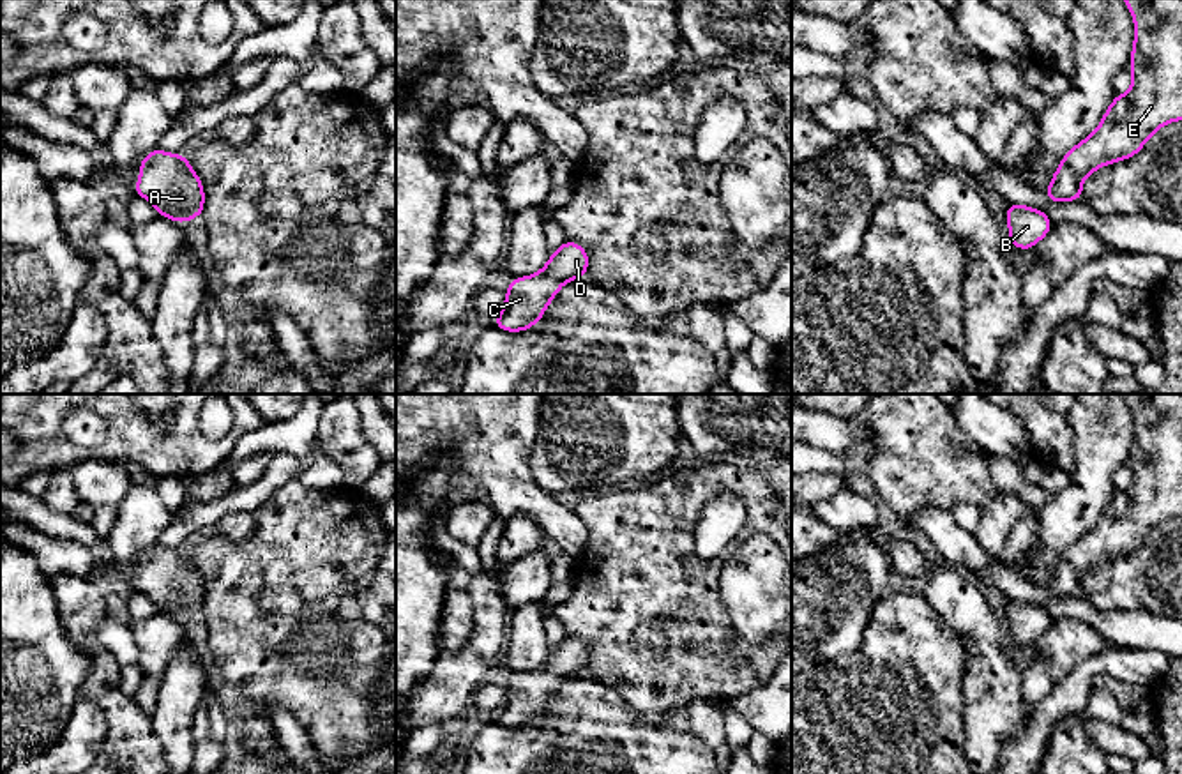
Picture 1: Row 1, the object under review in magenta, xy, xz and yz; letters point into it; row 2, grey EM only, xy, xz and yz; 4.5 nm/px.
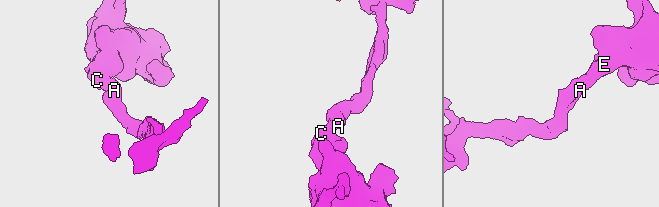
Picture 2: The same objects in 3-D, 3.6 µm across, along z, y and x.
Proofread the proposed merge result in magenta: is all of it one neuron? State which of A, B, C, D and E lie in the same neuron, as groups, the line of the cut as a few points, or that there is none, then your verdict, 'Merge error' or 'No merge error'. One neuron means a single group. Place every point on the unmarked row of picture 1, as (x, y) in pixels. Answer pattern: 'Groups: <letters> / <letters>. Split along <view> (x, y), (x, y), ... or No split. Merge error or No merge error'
Groups: A B C D E. No split. No merge error

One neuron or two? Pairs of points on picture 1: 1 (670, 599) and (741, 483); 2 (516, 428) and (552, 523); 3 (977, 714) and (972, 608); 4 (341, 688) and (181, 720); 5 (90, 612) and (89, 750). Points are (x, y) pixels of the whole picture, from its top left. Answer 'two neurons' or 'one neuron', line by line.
1: one neuron
2: one neuron
3: one neuron
4: two neurons
5: two neurons

